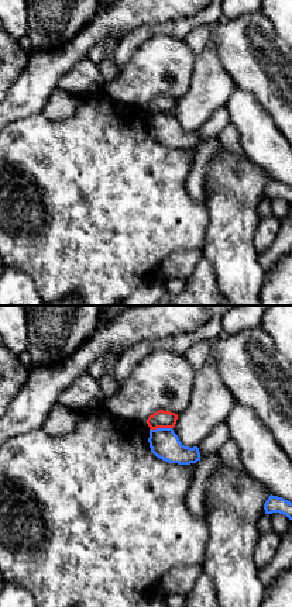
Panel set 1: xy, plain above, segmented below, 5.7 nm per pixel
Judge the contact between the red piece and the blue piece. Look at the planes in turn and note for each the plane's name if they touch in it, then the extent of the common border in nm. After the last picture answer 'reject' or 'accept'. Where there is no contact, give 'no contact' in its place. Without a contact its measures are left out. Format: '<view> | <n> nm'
xy | 130 nm

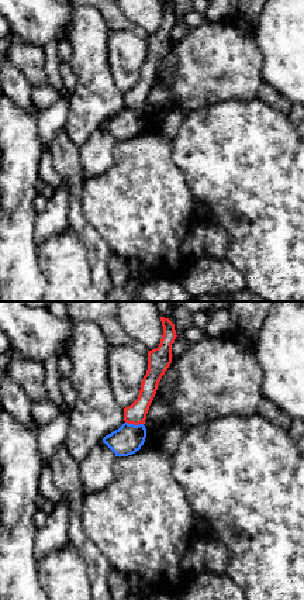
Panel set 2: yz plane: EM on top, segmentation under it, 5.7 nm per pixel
yz | 110 nm

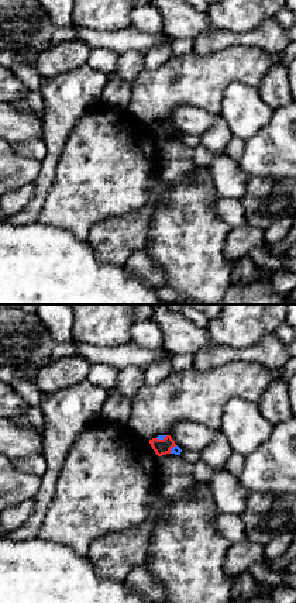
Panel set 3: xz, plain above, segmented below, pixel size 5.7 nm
xz | 70 nm

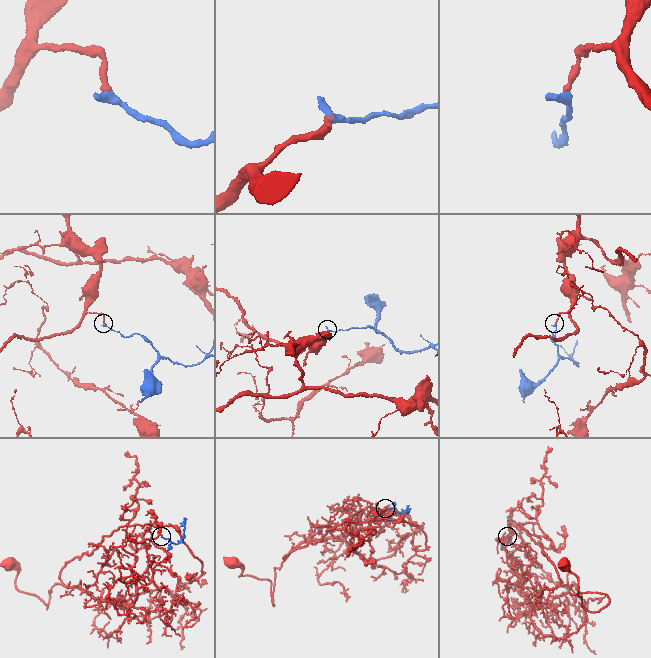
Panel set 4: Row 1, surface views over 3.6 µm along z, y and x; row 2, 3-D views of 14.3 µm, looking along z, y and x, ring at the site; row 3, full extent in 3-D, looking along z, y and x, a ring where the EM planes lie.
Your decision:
reject

